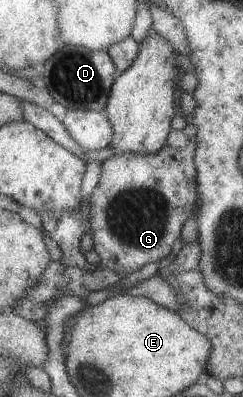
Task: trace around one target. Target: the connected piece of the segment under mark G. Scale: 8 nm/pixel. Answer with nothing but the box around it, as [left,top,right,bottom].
[90,124,198,274]

